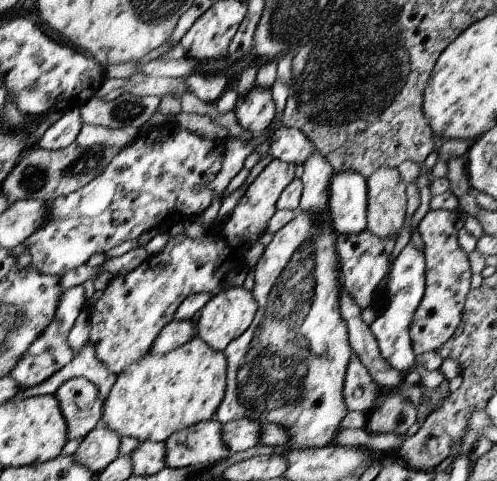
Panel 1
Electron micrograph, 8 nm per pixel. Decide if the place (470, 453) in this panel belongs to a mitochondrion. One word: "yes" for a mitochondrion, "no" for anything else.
no

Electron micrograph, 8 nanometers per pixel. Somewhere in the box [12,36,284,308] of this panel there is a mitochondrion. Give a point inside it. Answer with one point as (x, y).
(86, 162)

